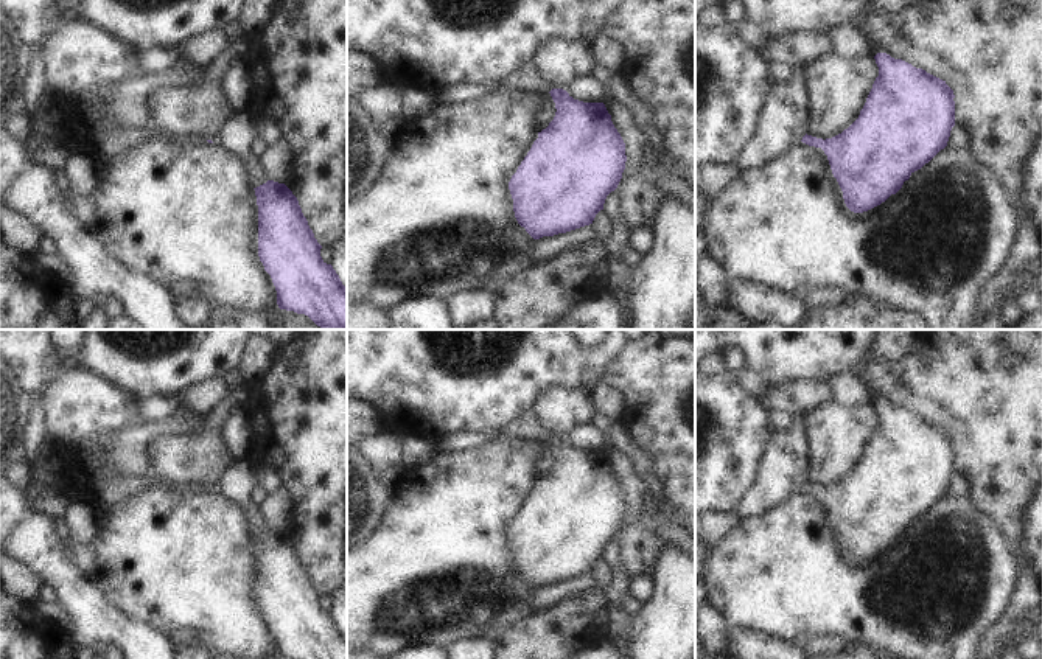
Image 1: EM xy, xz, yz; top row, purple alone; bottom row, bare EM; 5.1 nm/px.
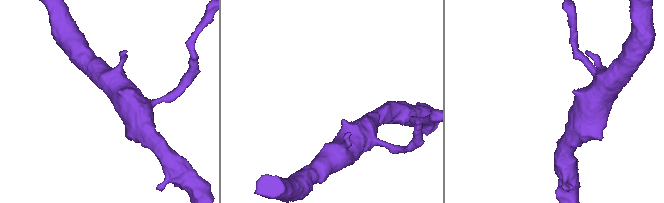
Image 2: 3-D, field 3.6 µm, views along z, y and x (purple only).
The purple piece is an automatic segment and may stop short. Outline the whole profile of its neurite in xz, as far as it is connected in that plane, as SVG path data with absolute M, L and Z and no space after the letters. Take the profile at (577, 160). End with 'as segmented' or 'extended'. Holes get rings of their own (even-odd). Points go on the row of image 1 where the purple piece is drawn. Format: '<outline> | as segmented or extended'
M552 89L549 93L555 103L555 117L546 129L538 132L538 138L509 182L515 218L533 239L593 224L596 214L603 210L607 196L617 188L627 162L625 143L603 103L574 99L563 89Z | as segmented

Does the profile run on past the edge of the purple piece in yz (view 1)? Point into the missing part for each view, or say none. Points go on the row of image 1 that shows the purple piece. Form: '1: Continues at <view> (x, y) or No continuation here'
1: No continuation here.

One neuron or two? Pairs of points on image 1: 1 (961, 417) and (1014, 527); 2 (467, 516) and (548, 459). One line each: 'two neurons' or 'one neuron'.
1: one neuron
2: two neurons

